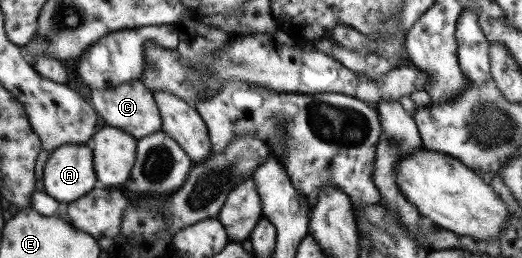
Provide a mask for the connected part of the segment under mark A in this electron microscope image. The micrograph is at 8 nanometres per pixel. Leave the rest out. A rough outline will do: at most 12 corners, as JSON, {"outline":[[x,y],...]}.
{"outline":[[63,144],[42,170],[43,192],[71,202],[95,186],[91,150]]}

